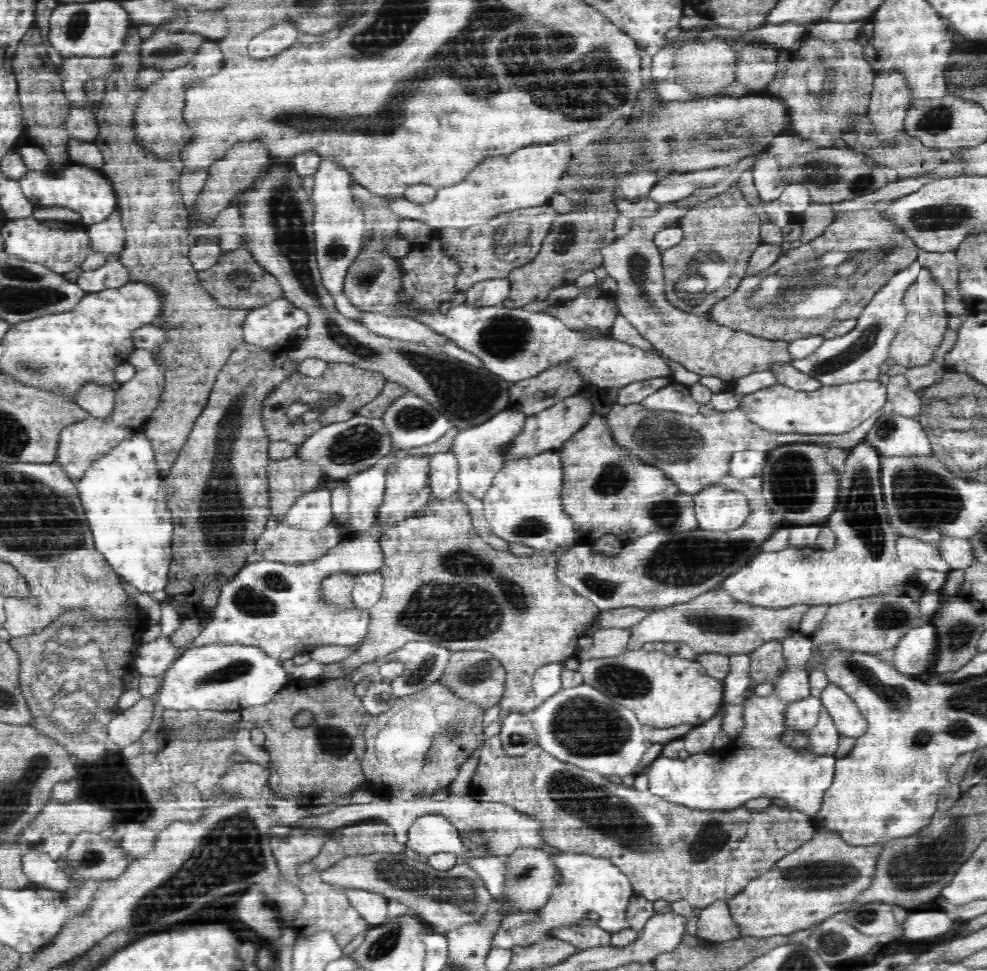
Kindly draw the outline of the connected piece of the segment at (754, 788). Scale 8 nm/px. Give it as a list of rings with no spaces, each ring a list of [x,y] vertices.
[[[800,632],[785,638],[782,641],[784,657],[788,657],[794,664],[790,670],[786,671],[775,683],[775,697],[762,699],[755,695],[754,698],[747,699],[745,704],[745,720],[747,723],[744,736],[730,741],[721,749],[716,749],[711,753],[696,752],[691,753],[686,759],[668,758],[659,756],[650,764],[648,768],[648,778],[650,780],[649,789],[658,796],[666,798],[672,803],[694,809],[705,810],[729,810],[742,807],[744,802],[756,796],[765,796],[768,799],[778,797],[786,801],[788,808],[800,812],[809,820],[817,819],[822,814],[822,805],[825,803],[826,791],[832,786],[835,777],[837,757],[835,755],[818,756],[808,752],[806,749],[794,749],[778,741],[778,736],[783,733],[782,704],[788,700],[802,700],[810,696],[810,677],[799,665],[806,660],[810,654],[810,639],[804,637]]]

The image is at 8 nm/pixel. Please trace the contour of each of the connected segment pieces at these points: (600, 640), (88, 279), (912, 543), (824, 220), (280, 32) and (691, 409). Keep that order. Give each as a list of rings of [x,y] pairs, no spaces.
[[[630,626],[600,628],[590,637],[590,646],[579,648],[573,655],[579,662],[626,652],[633,629]]]
[[[120,260],[106,261],[100,268],[86,270],[79,267],[76,284],[88,293],[100,292],[107,288],[118,288],[126,284],[128,271]]]
[[[898,537],[895,544],[898,562],[907,565],[913,571],[936,569],[948,573],[951,566],[946,562],[938,547],[912,537]]]
[[[812,203],[802,214],[800,223],[802,227],[799,238],[801,244],[811,243],[821,237],[826,229],[835,221],[836,210],[832,203]]]
[[[283,22],[254,36],[248,45],[248,56],[256,59],[270,58],[290,48],[300,39],[298,31],[290,23]]]
[[[672,380],[665,388],[651,393],[638,402],[647,411],[672,411],[680,415],[694,416],[700,412],[700,405],[691,396],[690,387]]]

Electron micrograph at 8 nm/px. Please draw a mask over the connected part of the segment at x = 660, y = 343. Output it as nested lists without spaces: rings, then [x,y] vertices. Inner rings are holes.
[[[684,200],[658,203],[650,213],[632,218],[628,234],[616,237],[602,247],[602,265],[617,281],[616,299],[622,318],[672,361],[700,376],[717,376],[727,385],[751,372],[766,370],[771,362],[792,360],[788,342],[756,337],[732,329],[730,325],[687,314],[666,302],[662,286],[662,250],[656,245],[656,236],[663,228],[679,224],[690,211],[692,208],[685,206]]]

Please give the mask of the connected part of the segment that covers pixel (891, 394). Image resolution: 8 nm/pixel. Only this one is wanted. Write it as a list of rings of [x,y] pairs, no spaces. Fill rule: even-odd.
[[[902,375],[891,376],[887,385],[887,401],[894,414],[906,418],[918,418],[921,414],[921,398],[907,390]]]

